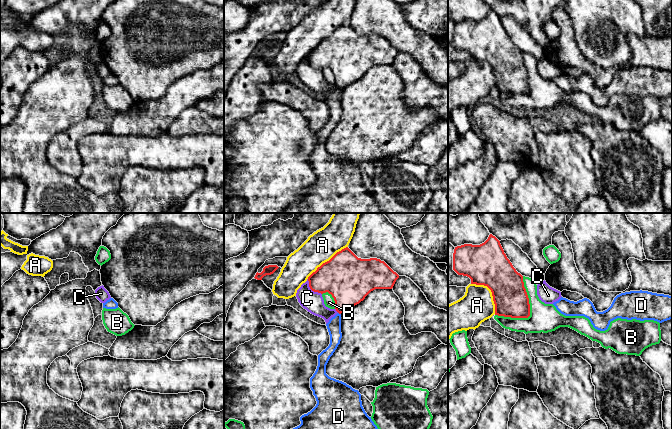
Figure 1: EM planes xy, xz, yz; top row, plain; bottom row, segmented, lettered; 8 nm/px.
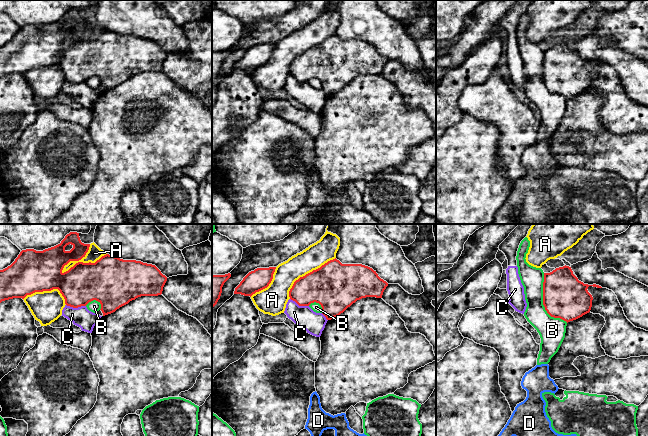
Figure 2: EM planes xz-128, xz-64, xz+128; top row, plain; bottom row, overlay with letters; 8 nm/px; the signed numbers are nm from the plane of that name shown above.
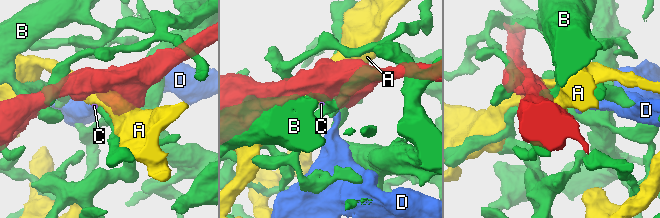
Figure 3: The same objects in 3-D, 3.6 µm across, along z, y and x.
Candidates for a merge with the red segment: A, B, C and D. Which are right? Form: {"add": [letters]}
{"add": []}

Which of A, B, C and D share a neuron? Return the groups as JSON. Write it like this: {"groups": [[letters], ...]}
{"groups": [["A"], ["B"], ["C"], ["D"]]}

